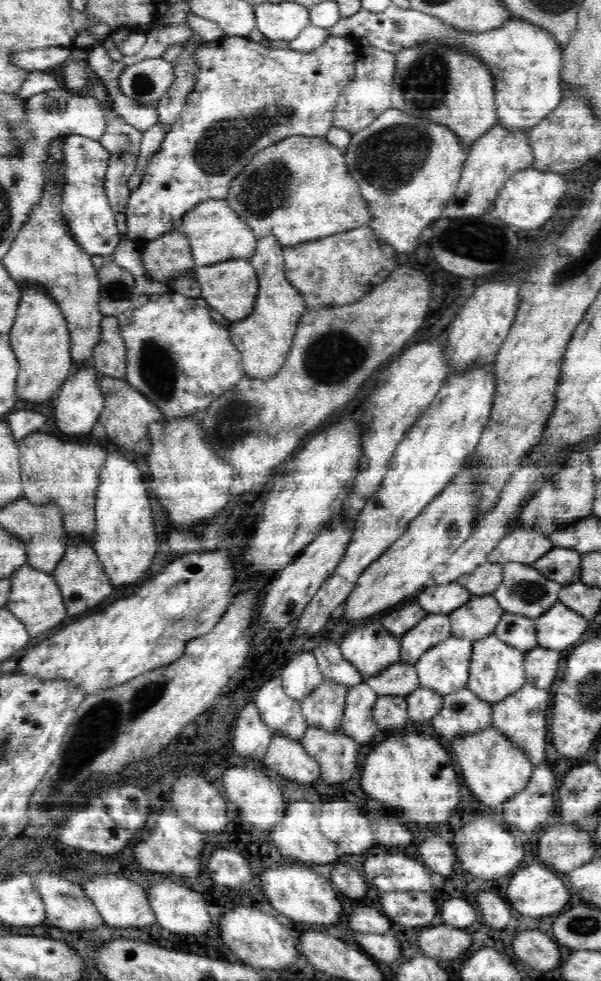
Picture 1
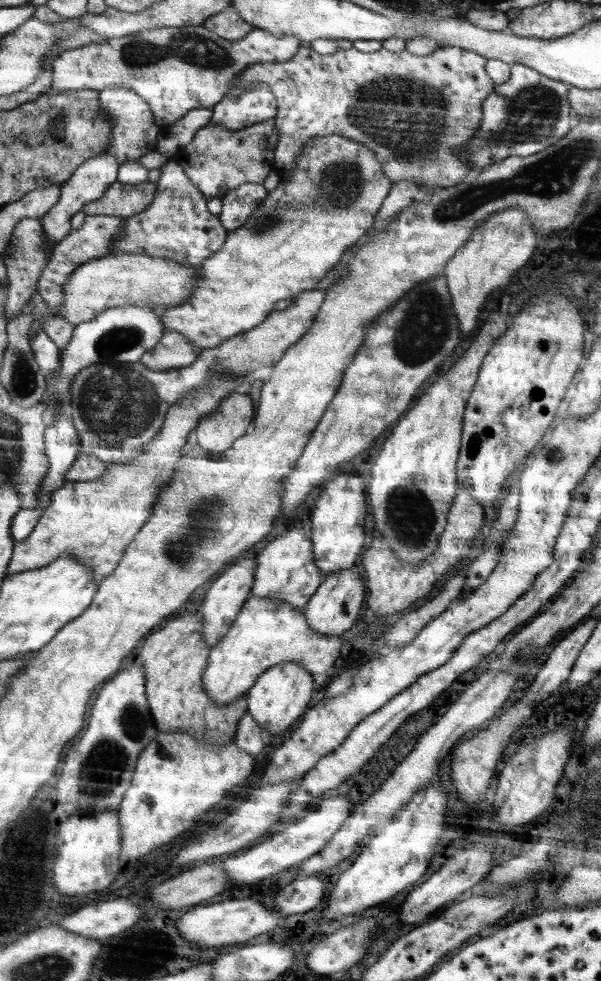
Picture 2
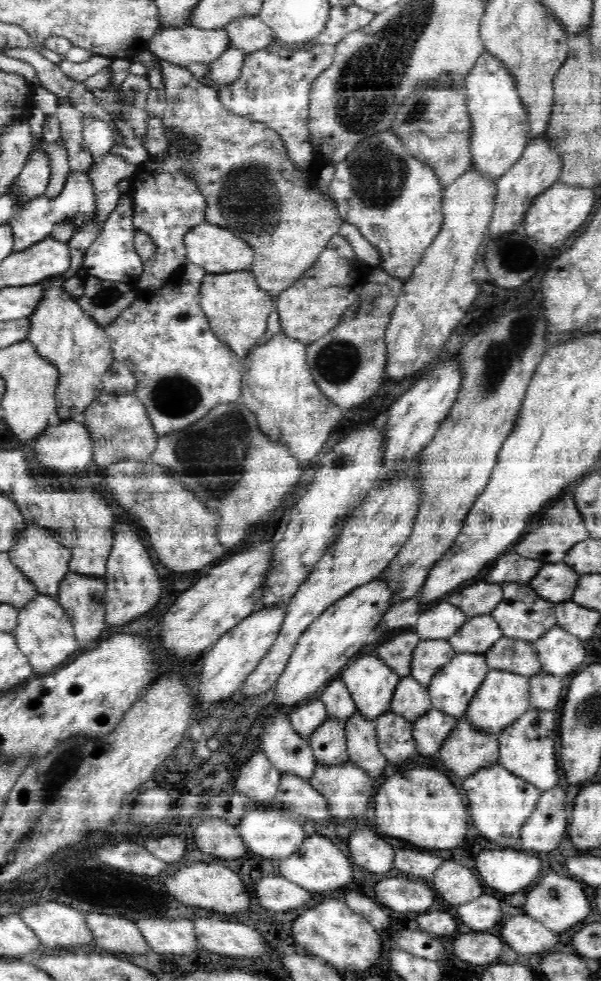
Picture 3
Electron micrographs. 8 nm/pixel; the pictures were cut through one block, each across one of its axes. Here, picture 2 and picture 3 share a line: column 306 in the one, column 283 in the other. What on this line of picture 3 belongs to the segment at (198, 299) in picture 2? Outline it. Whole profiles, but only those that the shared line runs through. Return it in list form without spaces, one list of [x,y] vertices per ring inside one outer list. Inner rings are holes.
[[[161,58],[160,67],[166,85],[167,102],[162,127],[169,142],[185,142],[185,146],[197,146],[193,153],[195,160],[189,163],[191,166],[187,169],[187,174],[195,180],[206,198],[204,220],[230,230],[254,249],[251,272],[262,290],[277,296],[294,285],[312,267],[330,239],[338,235],[344,219],[339,215],[334,199],[316,189],[317,176],[312,175],[310,184],[307,183],[303,170],[297,168],[290,159],[281,137],[274,130],[224,108],[219,91],[200,84],[190,69],[174,66]]]

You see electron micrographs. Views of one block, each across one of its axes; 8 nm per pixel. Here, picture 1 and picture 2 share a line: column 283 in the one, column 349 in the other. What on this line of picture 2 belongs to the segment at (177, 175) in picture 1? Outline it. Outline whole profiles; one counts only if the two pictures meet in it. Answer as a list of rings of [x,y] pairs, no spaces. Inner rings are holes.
[[[454,46],[438,47],[432,54],[426,56],[418,56],[418,54],[412,54],[412,52],[406,52],[405,50],[397,53],[390,52],[390,50],[384,50],[384,48],[380,48],[380,50],[376,52],[360,52],[360,50],[356,50],[354,47],[346,50],[338,48],[336,52],[324,55],[314,51],[312,47],[300,47],[298,52],[296,52],[290,60],[284,62],[250,64],[250,66],[244,68],[244,70],[230,82],[225,95],[236,97],[240,95],[248,85],[252,85],[252,83],[266,83],[268,87],[270,87],[270,91],[272,91],[272,94],[276,97],[278,105],[277,116],[274,121],[276,128],[278,128],[276,129],[278,141],[275,145],[274,169],[280,176],[280,183],[287,182],[287,176],[289,176],[289,173],[293,170],[297,156],[301,154],[302,148],[307,144],[308,140],[316,136],[337,135],[349,138],[349,140],[359,143],[362,147],[368,148],[368,150],[375,155],[375,158],[383,169],[384,176],[392,182],[392,185],[396,184],[396,182],[402,182],[402,180],[412,180],[414,184],[418,184],[418,186],[421,187],[440,187],[443,189],[458,184],[470,173],[469,160],[464,158],[467,154],[467,152],[465,152],[465,147],[469,140],[476,135],[478,128],[480,128],[482,104],[484,104],[484,100],[494,92],[495,87],[495,82],[485,71],[486,63],[487,58],[480,56],[477,52],[467,51],[463,48]]]

